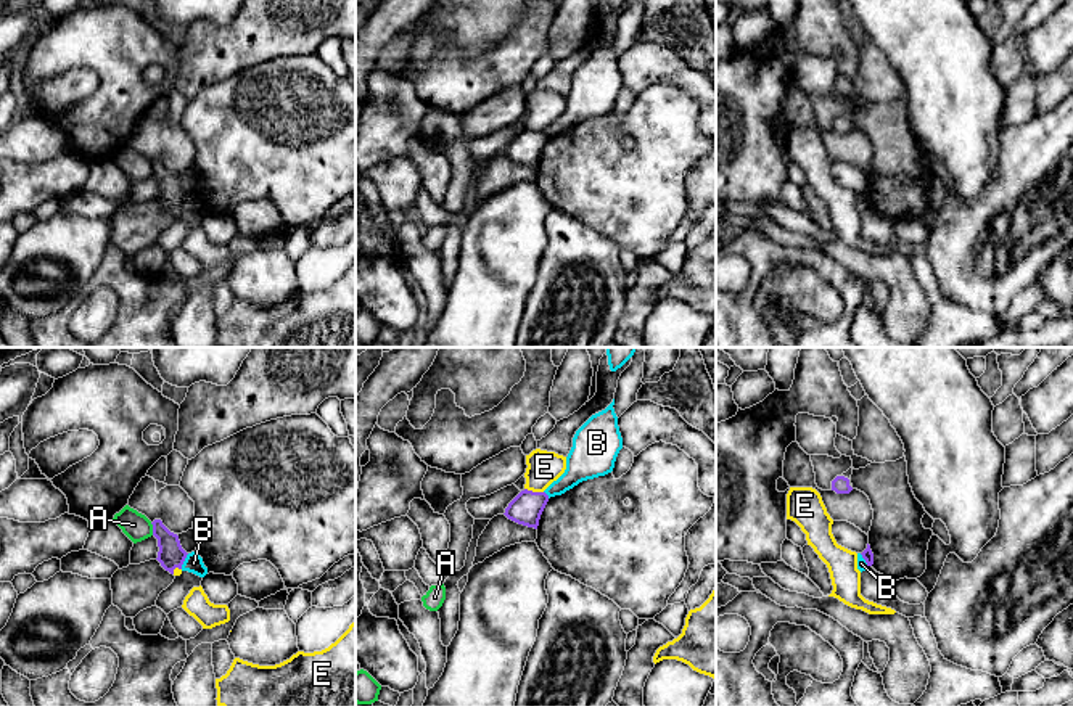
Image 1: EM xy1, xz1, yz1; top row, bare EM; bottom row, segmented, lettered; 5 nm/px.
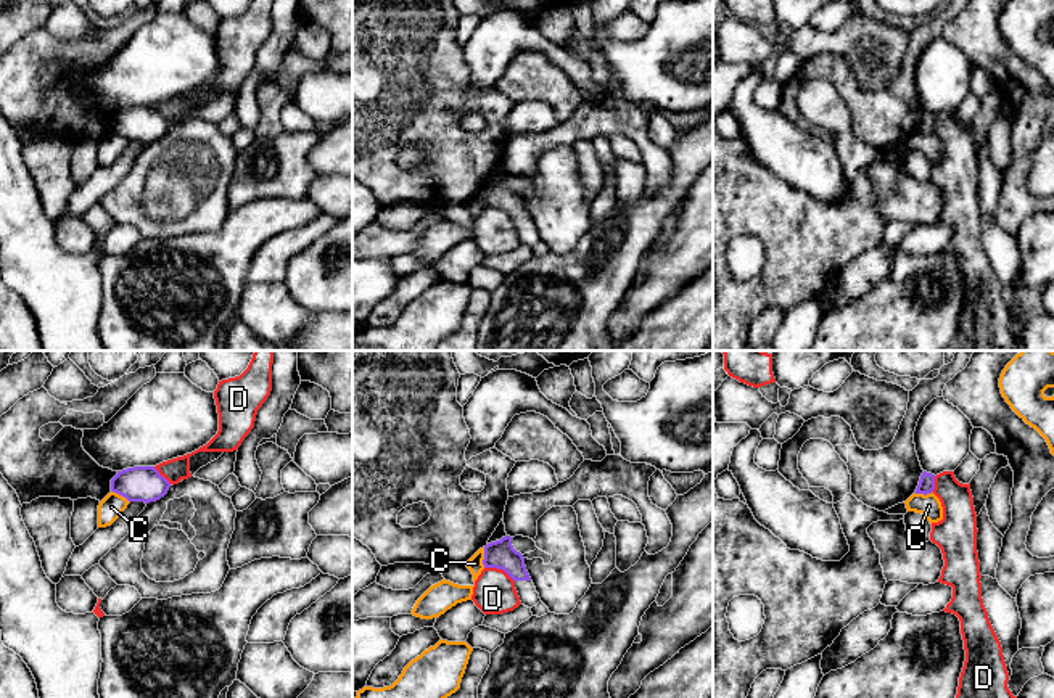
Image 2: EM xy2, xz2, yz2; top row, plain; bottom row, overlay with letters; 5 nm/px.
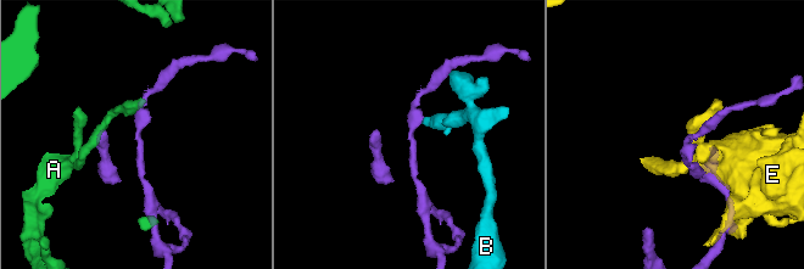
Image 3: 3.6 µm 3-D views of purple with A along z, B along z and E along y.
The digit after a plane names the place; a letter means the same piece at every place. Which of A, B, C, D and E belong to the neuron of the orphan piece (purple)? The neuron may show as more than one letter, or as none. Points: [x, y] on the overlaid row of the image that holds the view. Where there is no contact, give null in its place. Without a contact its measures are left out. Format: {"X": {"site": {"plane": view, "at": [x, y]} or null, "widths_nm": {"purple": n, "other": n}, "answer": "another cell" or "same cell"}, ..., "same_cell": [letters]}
{"A": {"site": {"plane": "xy1", "at": [153, 529]}, "widths_nm": {"purple": 140, "other": 140}, "answer": "another cell"}, "B": {"site": {"plane": "xy1", "at": [184, 560]}, "widths_nm": {"purple": 140, "other": 100}, "answer": "another cell"}, "C": {"site": {"plane": "xz2", "at": [485, 557]}, "widths_nm": {"purple": 140, "other": 80}, "answer": "another cell"}, "D": {"site": {"plane": "xz2", "at": [501, 568]}, "widths_nm": {"purple": 140, "other": 220}, "answer": "another cell"}, "E": {"site": {"plane": "xz1", "at": [534, 492]}, "widths_nm": {"purple": 160, "other": 160}, "answer": "another cell"}, "same_cell": []}

